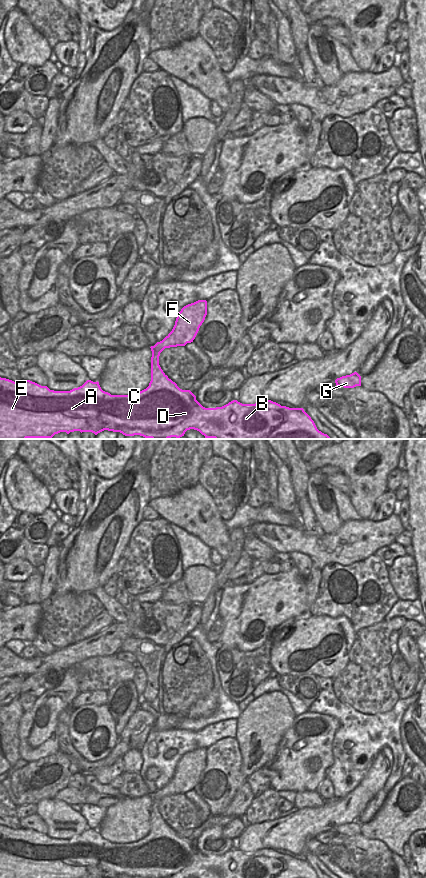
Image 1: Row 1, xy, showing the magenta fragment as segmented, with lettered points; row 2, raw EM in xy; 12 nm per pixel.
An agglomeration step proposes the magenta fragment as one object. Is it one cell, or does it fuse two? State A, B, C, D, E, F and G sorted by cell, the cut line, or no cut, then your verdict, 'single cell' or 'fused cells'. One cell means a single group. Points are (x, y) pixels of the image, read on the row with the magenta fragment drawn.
A B C D E F G; no cut; single cell

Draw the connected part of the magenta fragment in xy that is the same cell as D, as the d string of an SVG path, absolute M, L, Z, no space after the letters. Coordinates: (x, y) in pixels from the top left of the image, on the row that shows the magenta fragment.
M198 300L184 306L179 312L172 331L160 342L151 346L151 381L149 386L133 395L111 395L101 389L99 382L87 380L70 391L54 391L30 380L12 380L0 377L0 439L52 438L60 432L92 432L95 435L108 430L125 436L140 435L151 439L180 438L190 429L199 431L206 439L331 439L319 431L303 408L289 408L271 400L255 404L242 404L233 400L222 407L205 408L190 390L180 389L168 378L159 365L160 353L165 348L185 346L193 342L207 315L207 301Z

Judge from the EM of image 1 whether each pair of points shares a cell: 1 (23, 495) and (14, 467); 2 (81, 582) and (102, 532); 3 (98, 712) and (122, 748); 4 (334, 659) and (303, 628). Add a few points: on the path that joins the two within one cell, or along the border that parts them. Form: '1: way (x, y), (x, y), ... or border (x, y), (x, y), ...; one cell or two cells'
1: way (22, 488), (18, 474); one cell
2: way (81, 570), (96, 544); one cell
3: border (119, 739), (114, 748), (102, 759); two cells
4: way (324, 658), (322, 649), (311, 638); one cell

